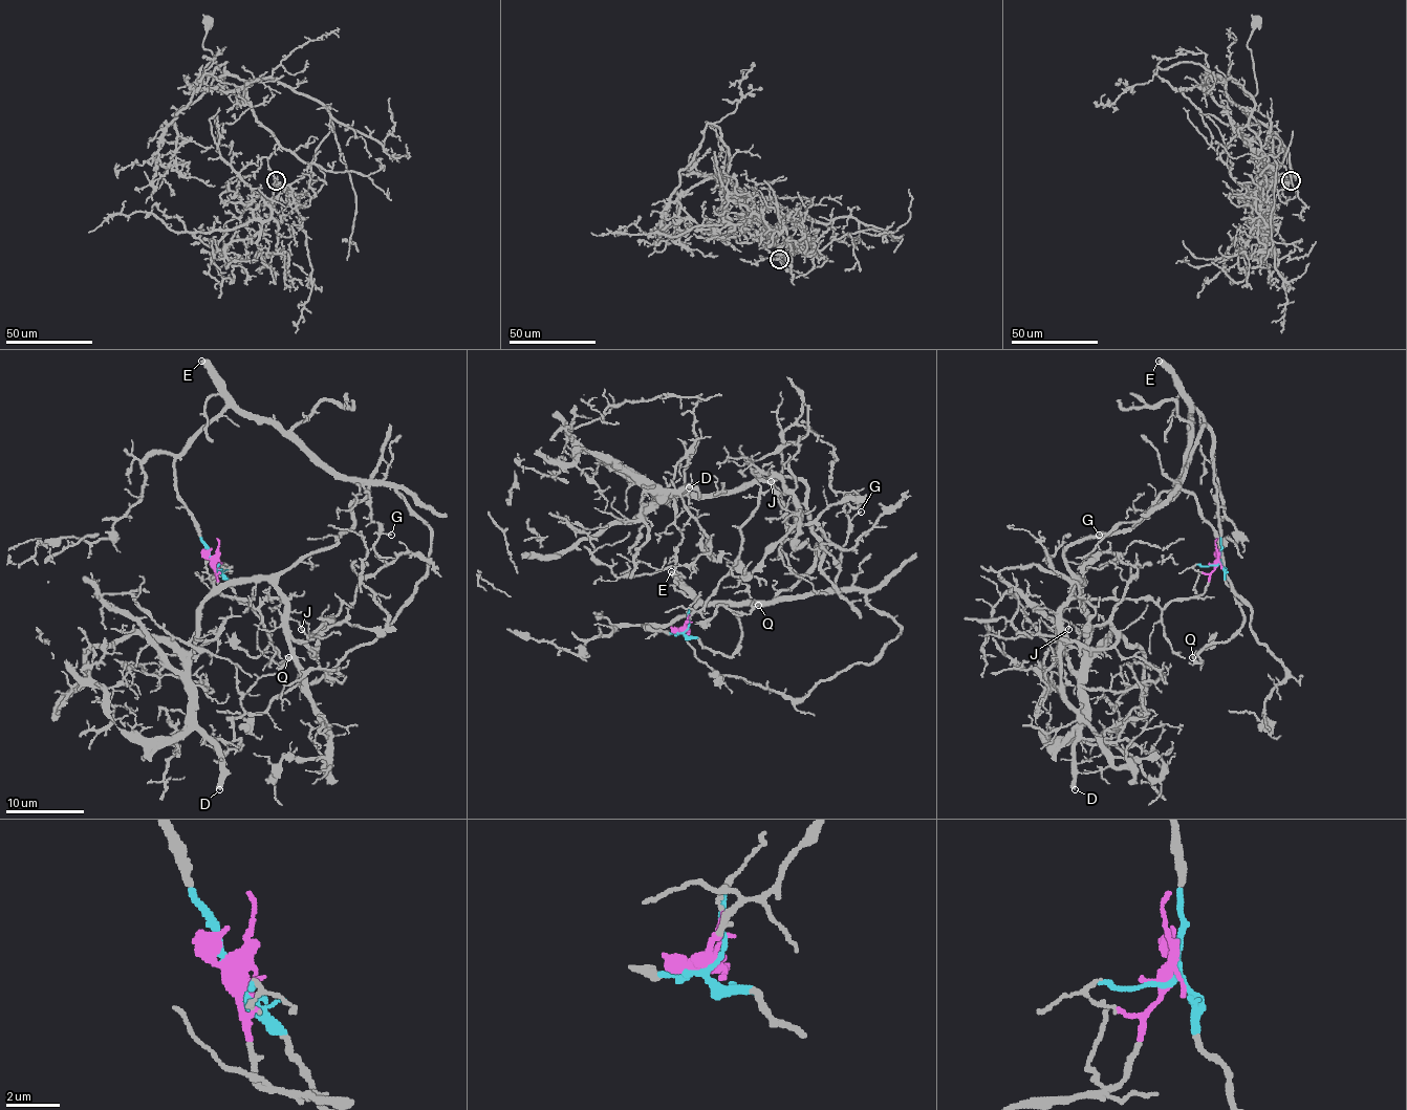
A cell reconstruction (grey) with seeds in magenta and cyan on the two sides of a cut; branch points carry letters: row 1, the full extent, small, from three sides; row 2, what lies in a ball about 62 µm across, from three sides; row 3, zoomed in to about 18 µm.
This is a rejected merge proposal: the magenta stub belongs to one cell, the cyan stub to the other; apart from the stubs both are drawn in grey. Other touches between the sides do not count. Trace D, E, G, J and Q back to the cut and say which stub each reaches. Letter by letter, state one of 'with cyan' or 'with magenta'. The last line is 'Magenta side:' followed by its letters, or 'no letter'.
D: with magenta
E: with cyan
G: with cyan
J: with magenta
Q: with cyan
Magenta side: D, J

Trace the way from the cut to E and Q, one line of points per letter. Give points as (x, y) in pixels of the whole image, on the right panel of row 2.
E: (1218, 559), (1220, 518), (1212, 431), (1193, 407), (1182, 384), (1157, 360)
Q: (1218, 559), (1225, 581), (1234, 594), (1243, 622), (1226, 641), (1212, 641), (1200, 653), (1200, 662), (1193, 657)

